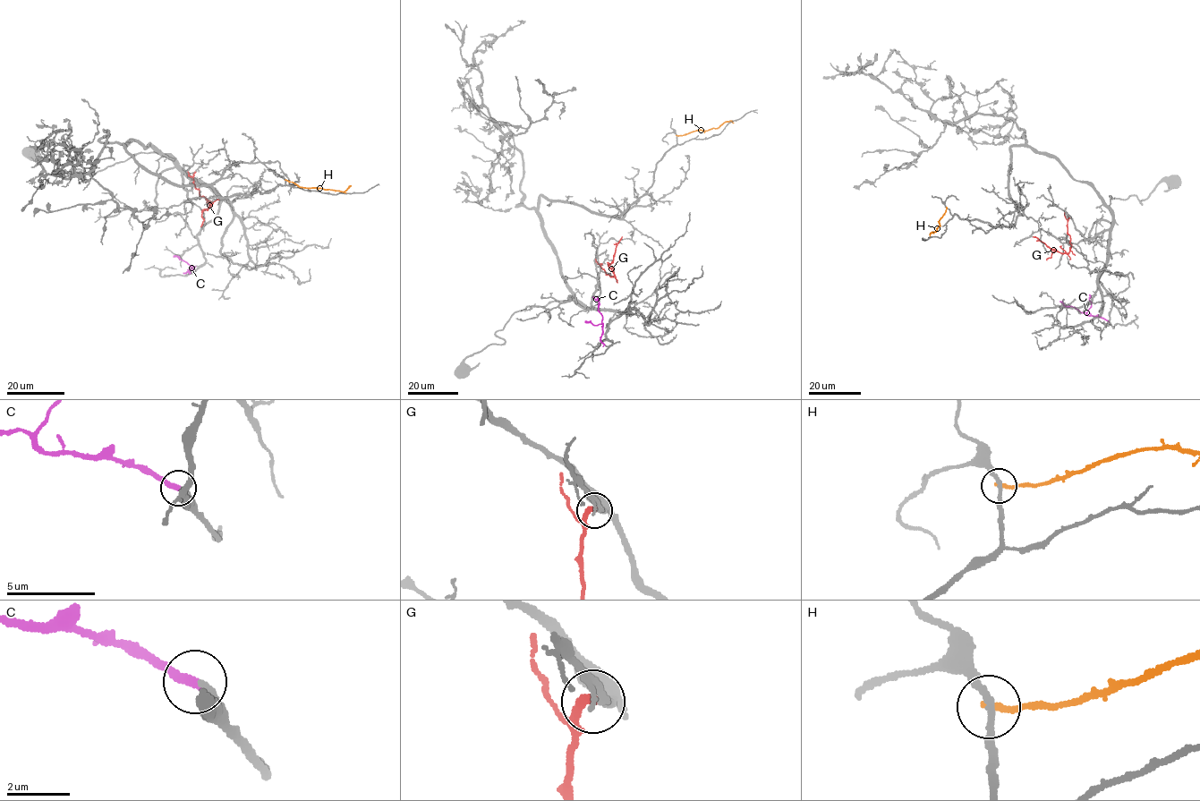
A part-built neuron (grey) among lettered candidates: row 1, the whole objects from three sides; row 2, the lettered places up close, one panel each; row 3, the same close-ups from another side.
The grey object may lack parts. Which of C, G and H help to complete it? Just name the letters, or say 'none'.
C

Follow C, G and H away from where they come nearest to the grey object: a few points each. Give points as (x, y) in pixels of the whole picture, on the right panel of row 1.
C: (1108, 320), (1088, 316), (1059, 301)
G: (1069, 217), (1068, 231), (1070, 249), (1068, 253), (1050, 248), (1033, 236)
H: (946, 208), (937, 231), (930, 234), (933, 233)

